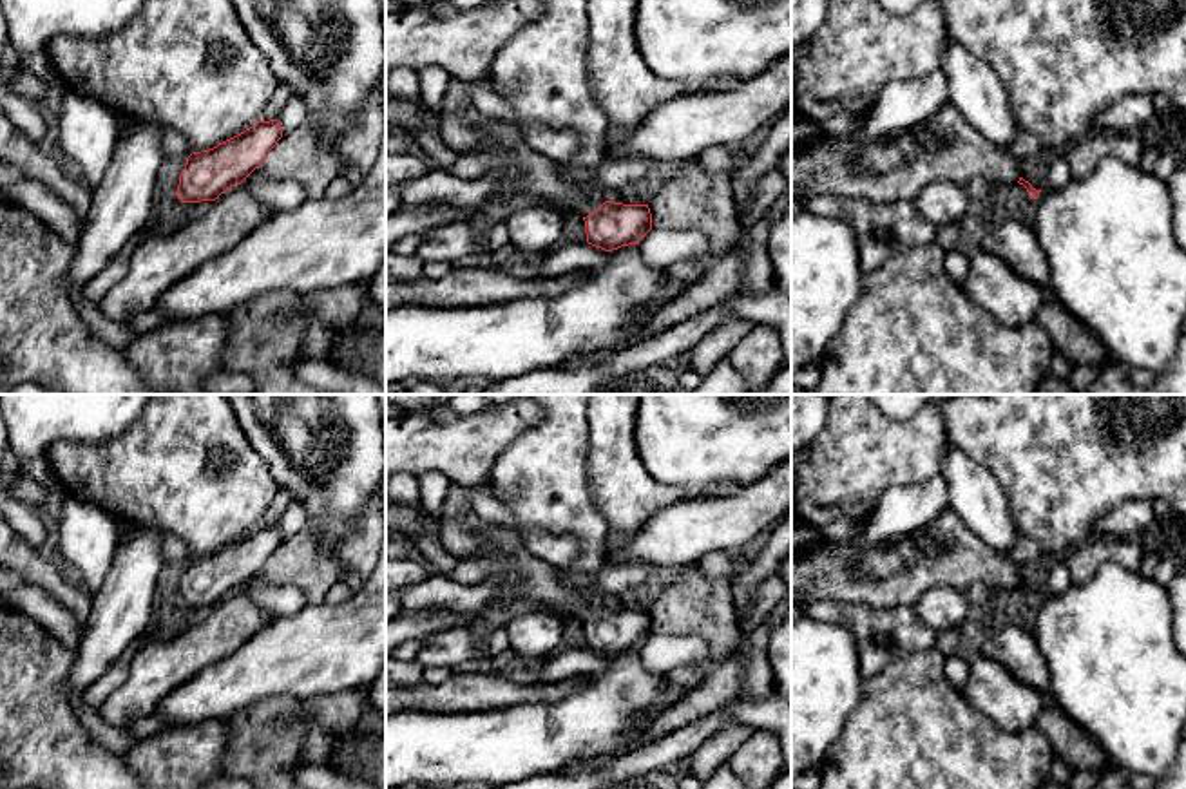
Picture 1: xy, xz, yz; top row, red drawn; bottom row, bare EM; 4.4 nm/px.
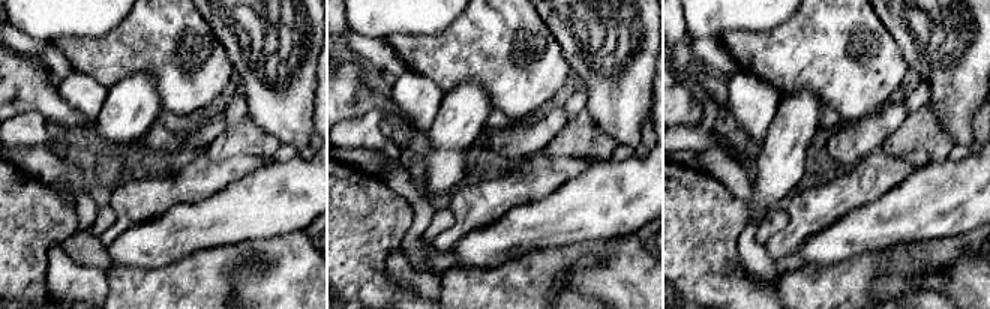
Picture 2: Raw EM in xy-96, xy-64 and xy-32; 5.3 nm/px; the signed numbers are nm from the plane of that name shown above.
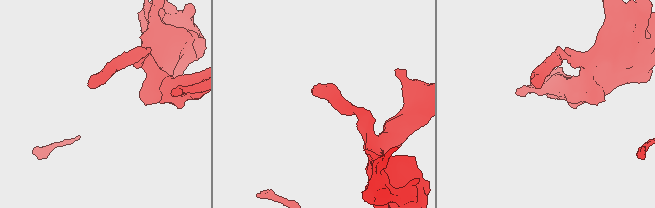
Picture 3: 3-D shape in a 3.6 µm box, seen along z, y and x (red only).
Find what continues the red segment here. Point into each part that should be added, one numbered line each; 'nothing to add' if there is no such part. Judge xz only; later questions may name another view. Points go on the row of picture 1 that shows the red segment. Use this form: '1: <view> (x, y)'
1: xz (542, 71)

